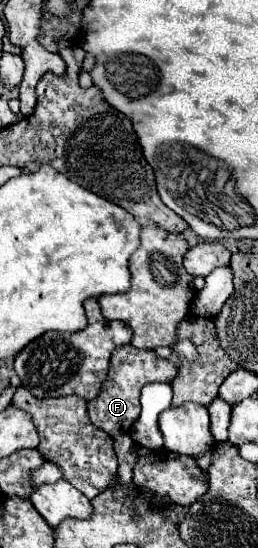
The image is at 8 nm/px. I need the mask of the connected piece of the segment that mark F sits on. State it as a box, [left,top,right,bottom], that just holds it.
[88,346,178,438]

